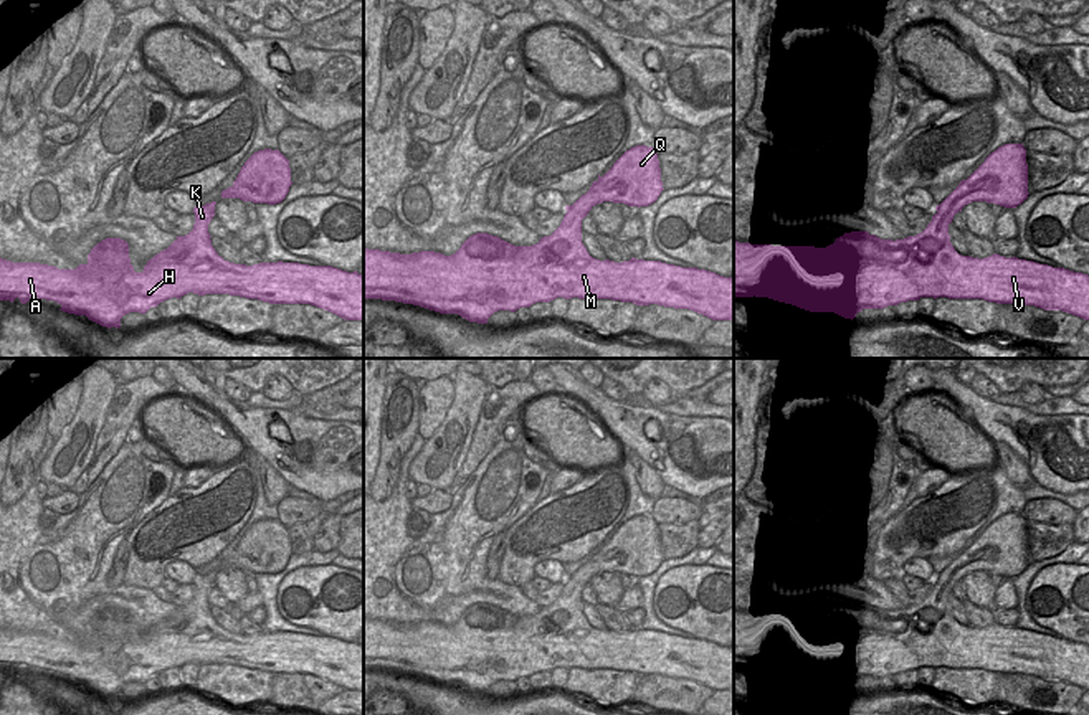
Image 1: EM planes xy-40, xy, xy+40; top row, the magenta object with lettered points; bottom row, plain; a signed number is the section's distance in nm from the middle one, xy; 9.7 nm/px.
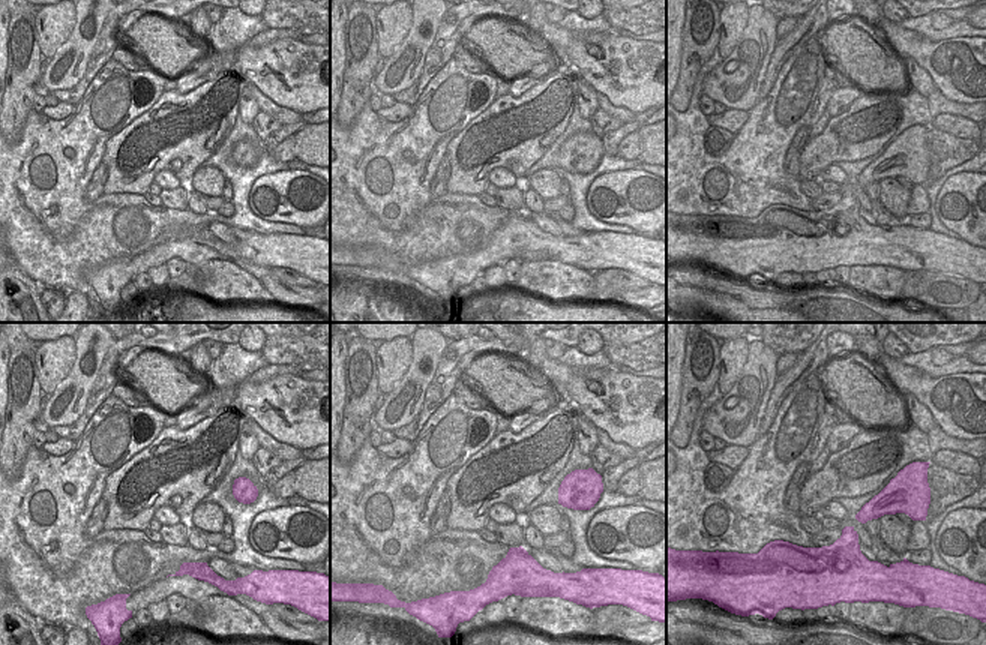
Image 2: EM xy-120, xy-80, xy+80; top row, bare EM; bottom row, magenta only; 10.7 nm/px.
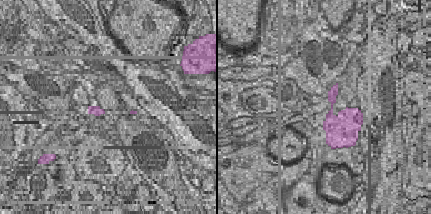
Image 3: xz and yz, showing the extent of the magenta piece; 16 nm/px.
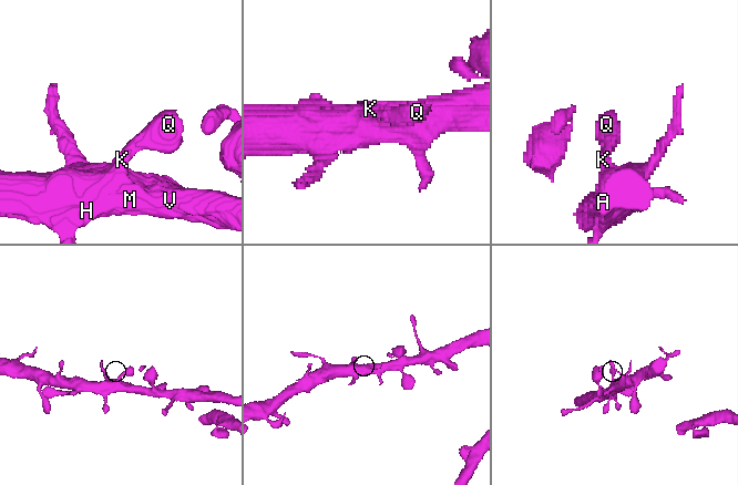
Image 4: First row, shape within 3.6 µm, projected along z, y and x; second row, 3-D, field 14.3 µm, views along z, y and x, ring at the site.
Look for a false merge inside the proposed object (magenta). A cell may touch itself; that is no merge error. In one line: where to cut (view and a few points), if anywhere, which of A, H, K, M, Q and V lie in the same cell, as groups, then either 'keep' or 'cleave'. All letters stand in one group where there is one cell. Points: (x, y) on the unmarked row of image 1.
cut none; groups A H K M Q V; keep

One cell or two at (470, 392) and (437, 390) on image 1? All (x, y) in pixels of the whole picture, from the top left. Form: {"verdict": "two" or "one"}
{"verdict": "two"}

